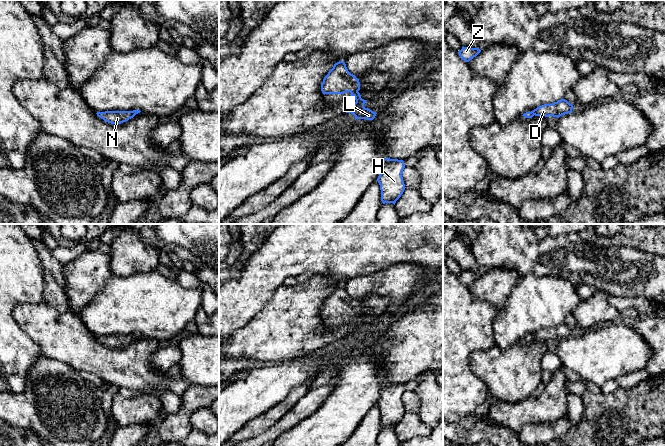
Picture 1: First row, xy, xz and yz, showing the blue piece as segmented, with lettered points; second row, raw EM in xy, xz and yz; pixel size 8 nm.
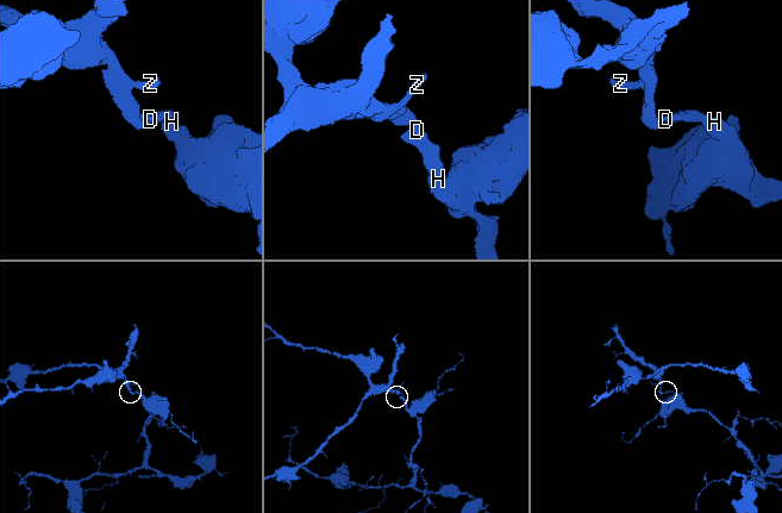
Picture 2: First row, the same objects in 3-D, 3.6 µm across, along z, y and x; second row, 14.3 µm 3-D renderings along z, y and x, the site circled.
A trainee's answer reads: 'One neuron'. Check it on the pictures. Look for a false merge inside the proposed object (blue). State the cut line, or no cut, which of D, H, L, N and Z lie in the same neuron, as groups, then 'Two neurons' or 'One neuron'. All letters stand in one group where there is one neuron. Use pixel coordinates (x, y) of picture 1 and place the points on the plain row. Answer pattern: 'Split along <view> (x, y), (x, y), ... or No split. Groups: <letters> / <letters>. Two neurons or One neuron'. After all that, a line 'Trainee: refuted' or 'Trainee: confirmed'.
No split. Groups: D H L N Z. One neuron
Trainee: confirmed

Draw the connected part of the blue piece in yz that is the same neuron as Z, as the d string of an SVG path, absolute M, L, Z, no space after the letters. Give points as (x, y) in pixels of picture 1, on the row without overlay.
M462 271L462 273L458 276L461 283L469 286L472 282L476 281L481 274L479 272L471 272L471 271Z

